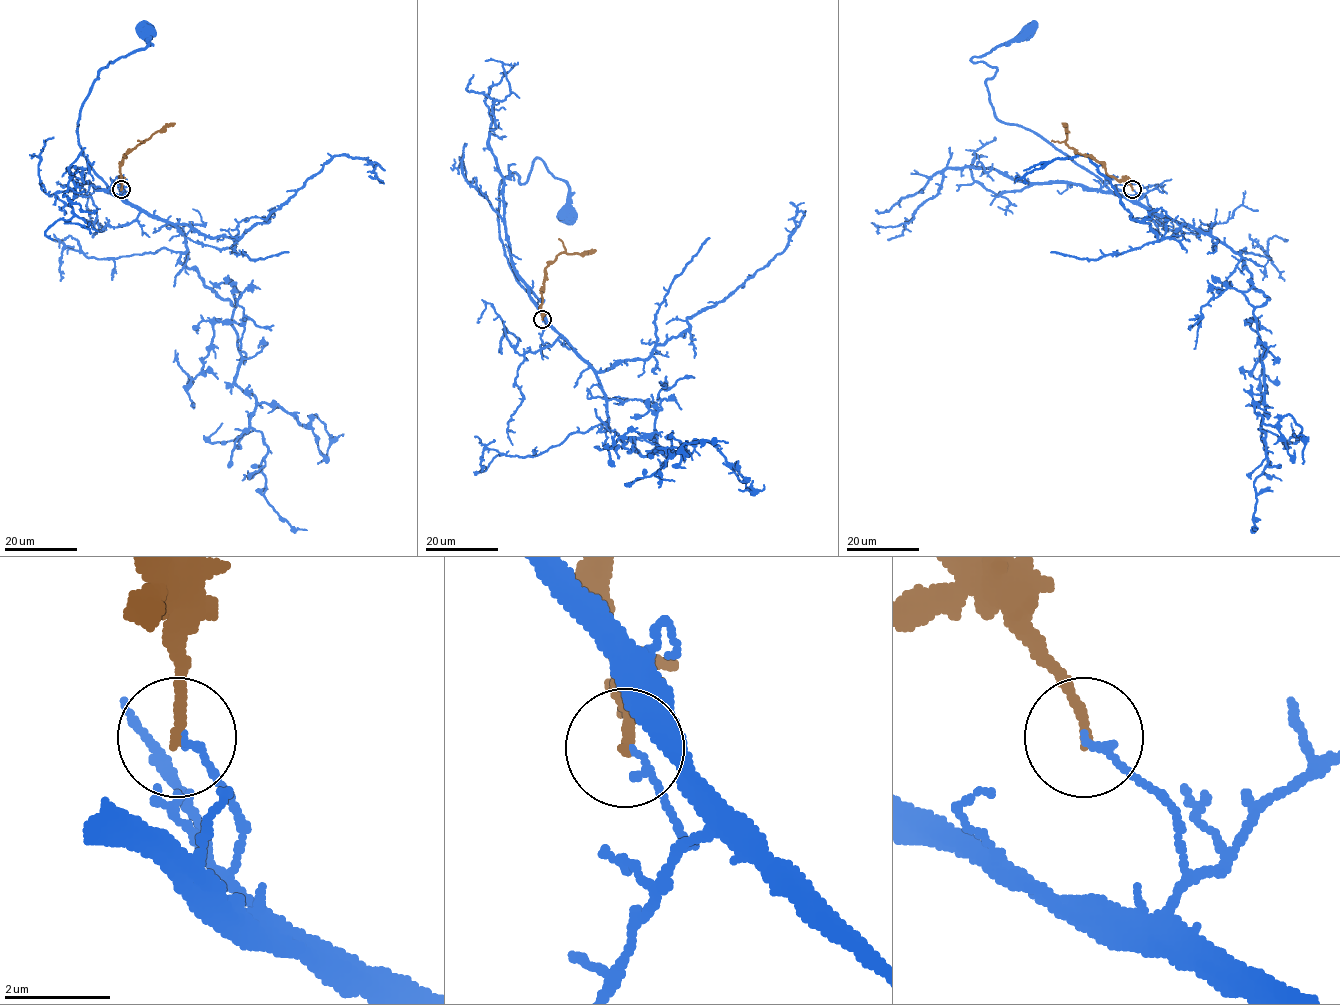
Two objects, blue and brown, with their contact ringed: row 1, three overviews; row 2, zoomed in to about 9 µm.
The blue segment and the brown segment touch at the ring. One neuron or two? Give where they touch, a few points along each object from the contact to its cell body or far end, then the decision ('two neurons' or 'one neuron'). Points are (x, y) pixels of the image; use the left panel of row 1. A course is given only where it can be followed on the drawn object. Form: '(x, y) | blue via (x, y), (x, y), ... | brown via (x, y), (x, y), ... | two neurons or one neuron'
(121, 189) | blue via (122, 189), (127, 201), (114, 194), (90, 167), (78, 143), (77, 123), (102, 69), (143, 50), (146, 31) | brown via (121, 189), (120, 165), (124, 156), (174, 123) | two neurons

